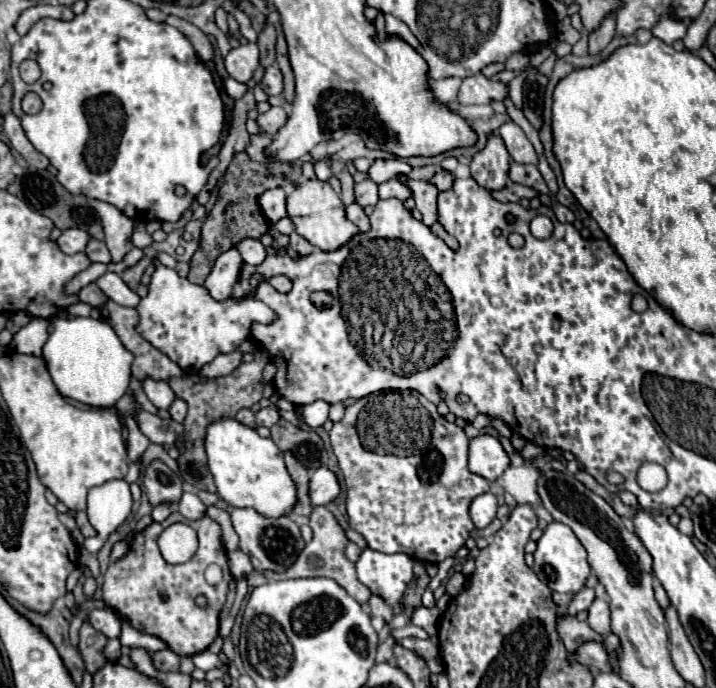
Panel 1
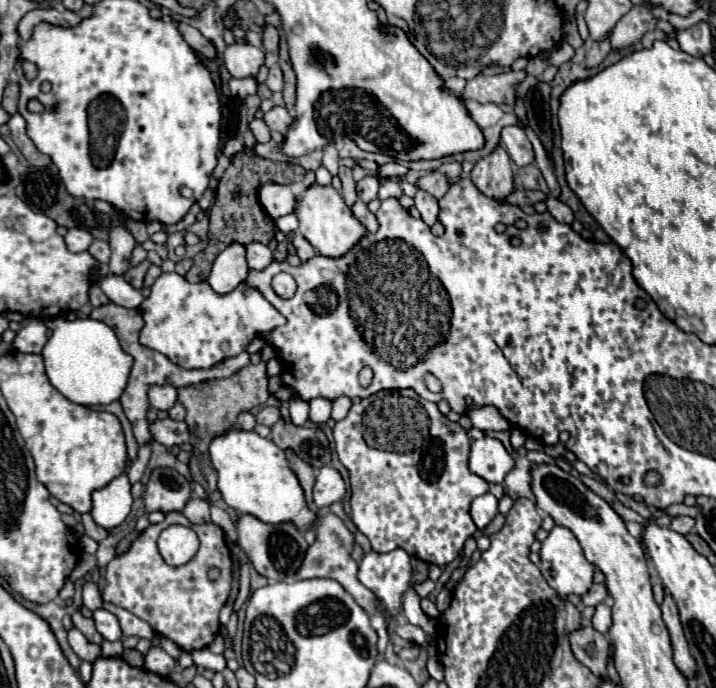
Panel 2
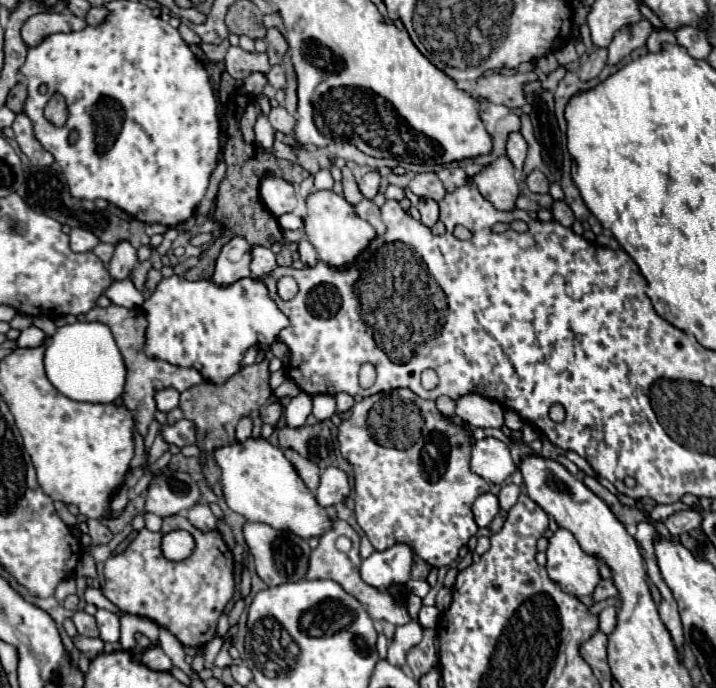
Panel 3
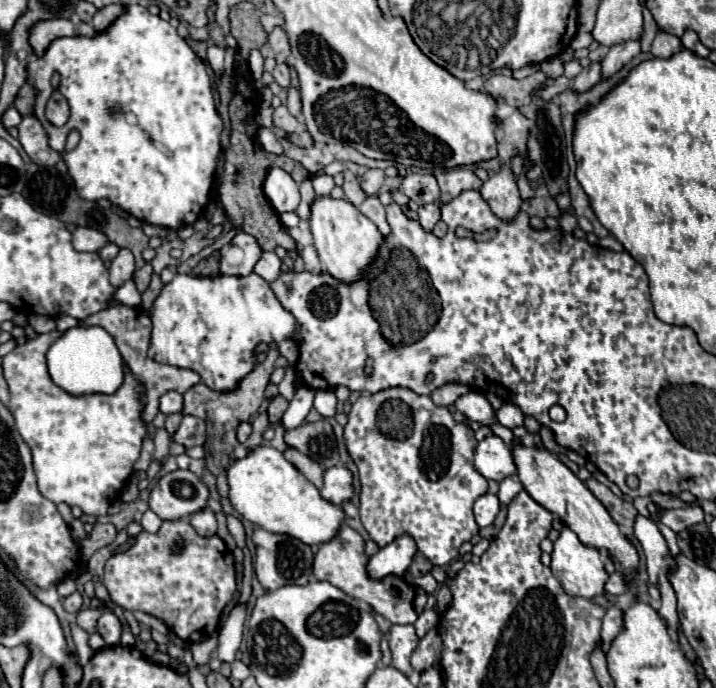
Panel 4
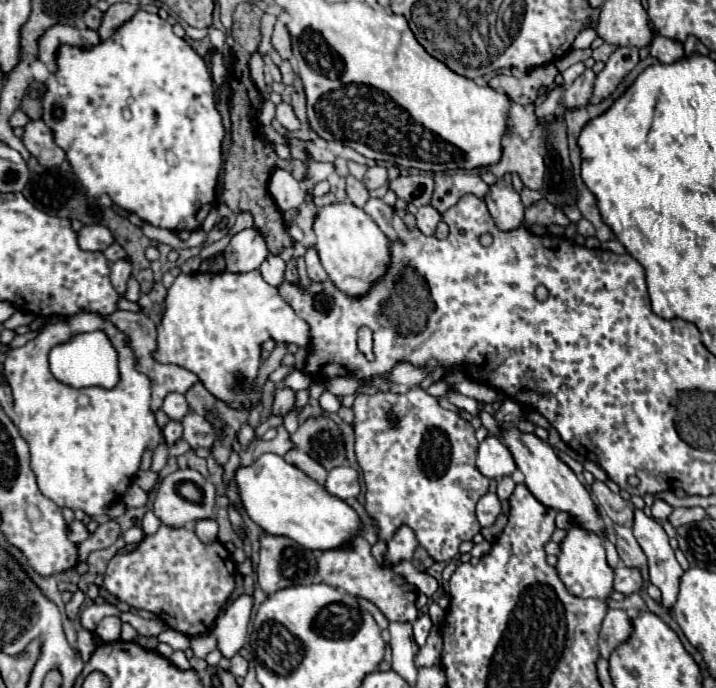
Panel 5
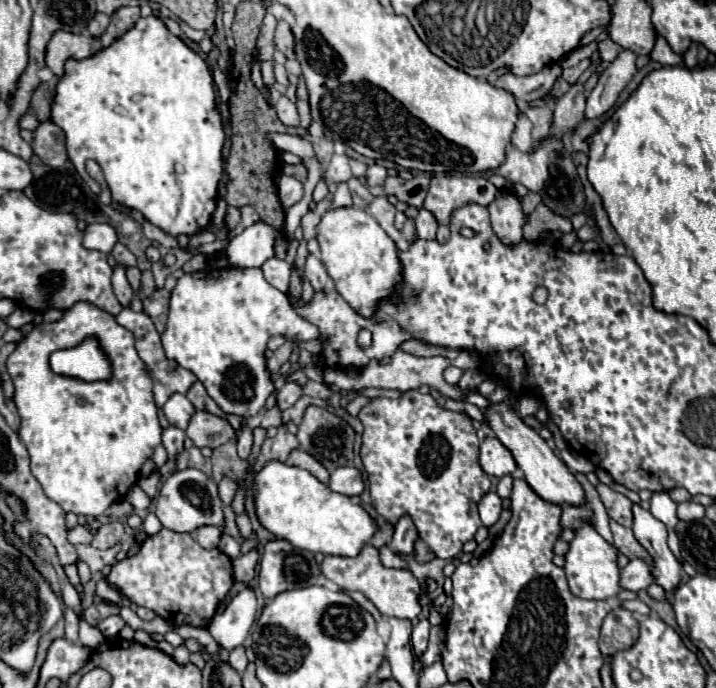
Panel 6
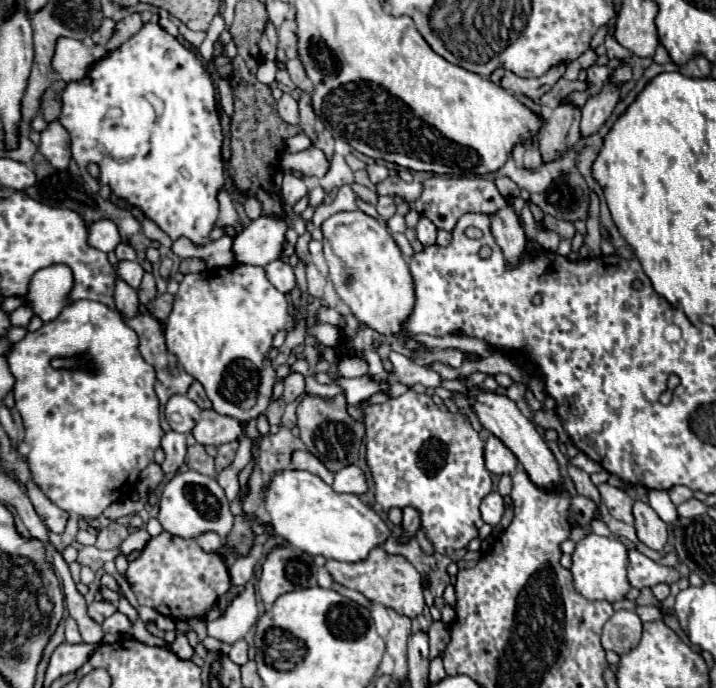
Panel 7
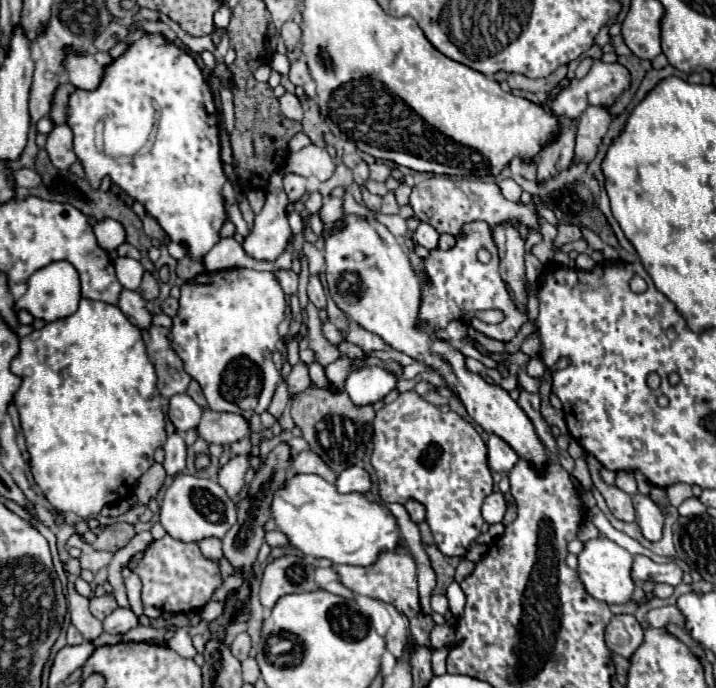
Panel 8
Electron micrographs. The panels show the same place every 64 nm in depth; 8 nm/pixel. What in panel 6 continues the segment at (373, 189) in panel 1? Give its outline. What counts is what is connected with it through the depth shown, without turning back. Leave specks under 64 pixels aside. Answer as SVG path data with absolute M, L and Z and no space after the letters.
M378 164L368 166L368 172L366 172L368 186L382 186L384 180L386 180L386 176L388 176L388 172L386 172L384 166L378 166Z

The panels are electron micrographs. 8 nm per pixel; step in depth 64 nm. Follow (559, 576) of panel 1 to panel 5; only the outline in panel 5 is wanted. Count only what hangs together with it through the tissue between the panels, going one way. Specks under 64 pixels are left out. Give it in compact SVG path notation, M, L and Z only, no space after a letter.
M572 526L564 540L560 542L560 552L558 552L558 562L556 562L556 572L560 580L564 582L566 590L574 596L580 598L608 598L612 592L612 580L614 580L614 570L606 564L606 552L602 546L600 536L586 532L578 526Z

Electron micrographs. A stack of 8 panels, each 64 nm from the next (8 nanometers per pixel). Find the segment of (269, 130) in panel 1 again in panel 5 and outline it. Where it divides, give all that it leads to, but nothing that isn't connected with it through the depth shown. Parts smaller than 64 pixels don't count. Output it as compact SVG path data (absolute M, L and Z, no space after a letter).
M282 102L282 104L276 106L276 120L278 120L286 130L298 130L298 128L300 128L300 122L298 122L298 118L294 116L292 106L286 104L286 102Z

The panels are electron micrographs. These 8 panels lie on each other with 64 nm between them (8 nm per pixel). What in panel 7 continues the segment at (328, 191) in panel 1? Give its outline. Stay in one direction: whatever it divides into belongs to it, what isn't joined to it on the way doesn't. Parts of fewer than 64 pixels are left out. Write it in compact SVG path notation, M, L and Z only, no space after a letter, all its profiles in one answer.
M354 210L338 212L326 218L322 222L322 234L328 278L332 280L340 300L348 304L360 322L380 334L398 334L402 330L402 322L412 312L414 284L408 264L404 262L402 252L386 226L362 210Z

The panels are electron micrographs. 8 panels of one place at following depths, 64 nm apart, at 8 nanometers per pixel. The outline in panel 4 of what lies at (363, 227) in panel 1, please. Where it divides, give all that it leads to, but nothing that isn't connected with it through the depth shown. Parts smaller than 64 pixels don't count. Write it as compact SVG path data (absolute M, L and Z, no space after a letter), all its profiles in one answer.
M376 196L366 198L366 200L358 206L358 210L360 210L368 220L372 220L372 222L378 226L378 230L380 230L382 236L388 236L388 234L390 234L390 226L388 226L388 222L386 222L384 206L380 204L380 200L378 200Z

